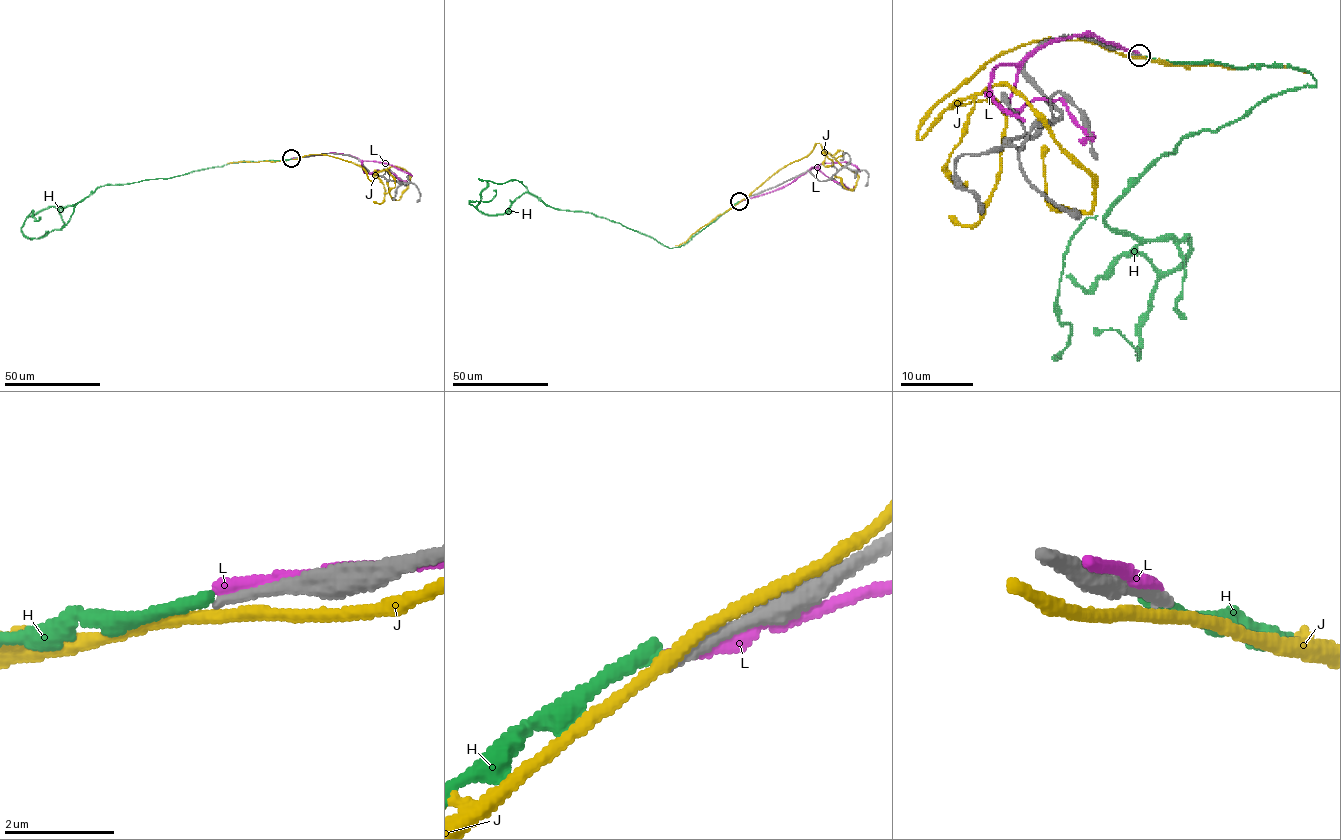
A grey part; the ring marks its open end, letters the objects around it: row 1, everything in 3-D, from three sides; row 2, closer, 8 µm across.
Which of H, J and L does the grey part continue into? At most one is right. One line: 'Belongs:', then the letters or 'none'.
Belongs: none

